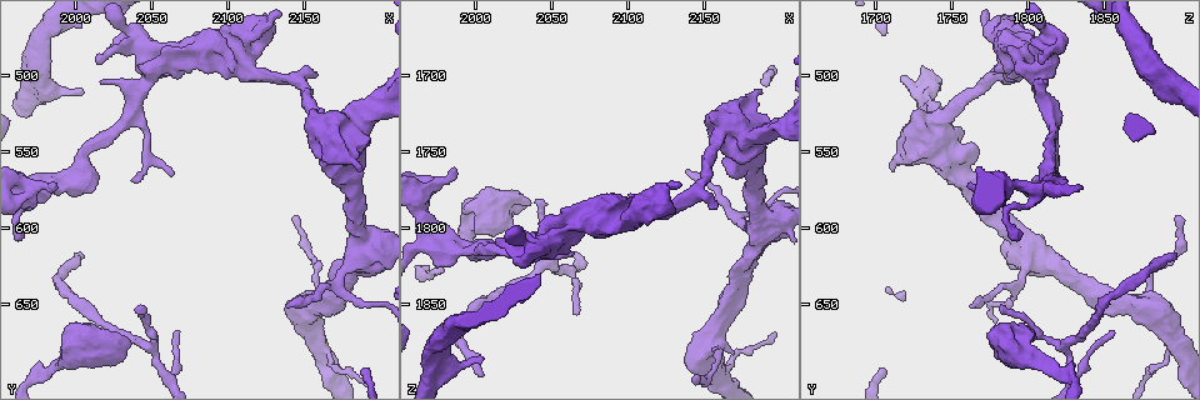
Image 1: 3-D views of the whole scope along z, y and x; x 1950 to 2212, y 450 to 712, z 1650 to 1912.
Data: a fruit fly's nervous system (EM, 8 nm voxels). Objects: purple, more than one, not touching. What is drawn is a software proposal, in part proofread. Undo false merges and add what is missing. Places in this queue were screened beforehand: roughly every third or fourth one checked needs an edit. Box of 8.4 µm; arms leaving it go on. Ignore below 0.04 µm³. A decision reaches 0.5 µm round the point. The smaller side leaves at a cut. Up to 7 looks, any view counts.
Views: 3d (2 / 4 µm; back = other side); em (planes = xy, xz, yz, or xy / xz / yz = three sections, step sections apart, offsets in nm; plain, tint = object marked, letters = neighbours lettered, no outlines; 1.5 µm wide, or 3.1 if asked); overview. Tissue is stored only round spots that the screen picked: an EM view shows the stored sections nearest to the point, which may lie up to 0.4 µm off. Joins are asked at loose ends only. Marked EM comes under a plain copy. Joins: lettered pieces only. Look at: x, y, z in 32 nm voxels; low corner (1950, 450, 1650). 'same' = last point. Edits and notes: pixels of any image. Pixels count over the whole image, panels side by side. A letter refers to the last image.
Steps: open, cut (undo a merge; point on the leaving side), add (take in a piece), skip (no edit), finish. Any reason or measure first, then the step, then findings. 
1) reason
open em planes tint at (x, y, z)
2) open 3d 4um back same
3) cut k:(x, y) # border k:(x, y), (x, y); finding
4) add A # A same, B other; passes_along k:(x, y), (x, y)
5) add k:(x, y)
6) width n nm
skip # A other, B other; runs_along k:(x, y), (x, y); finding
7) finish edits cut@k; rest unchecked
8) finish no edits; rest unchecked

open 3d 4um at (1978, 698, 1824)

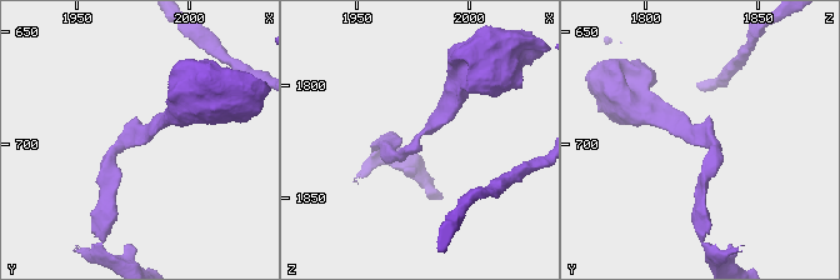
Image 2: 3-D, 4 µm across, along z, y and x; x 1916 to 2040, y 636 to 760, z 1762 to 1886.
open em planes tint at (1975, 698, 1824)

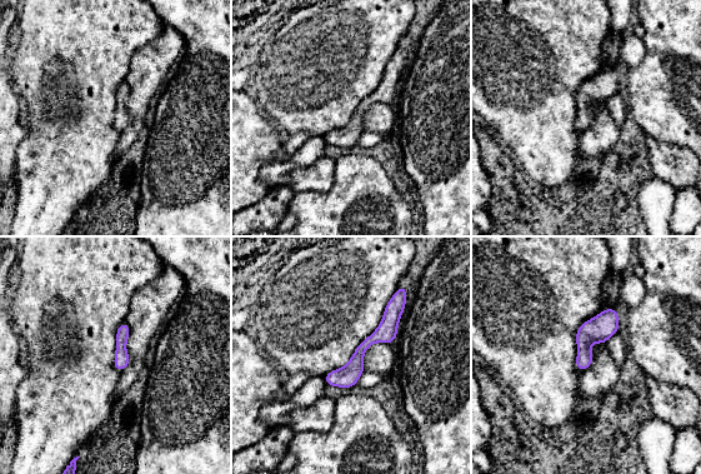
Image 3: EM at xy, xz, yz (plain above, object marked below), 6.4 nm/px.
open em planes letters same

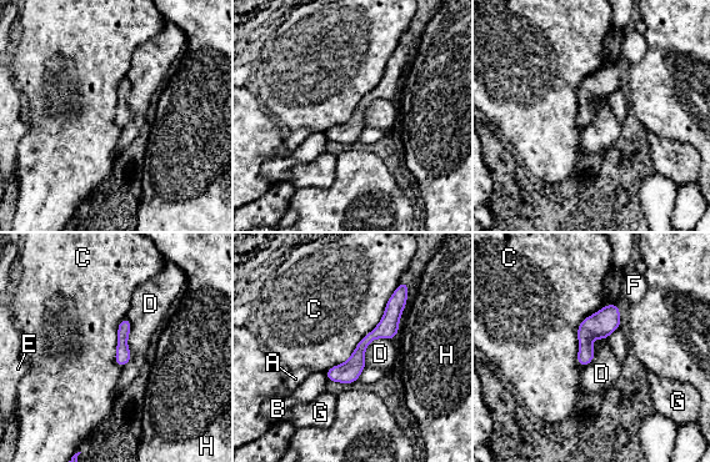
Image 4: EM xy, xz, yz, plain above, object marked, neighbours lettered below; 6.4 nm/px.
skip # A other, B other, C other, D other, E other, F other, G other, H other; runs_along 4:(396, 295), (391, 317), (331, 377); continuous, no second neuron

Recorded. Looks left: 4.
an open end
open em planes letters at (2006, 510, 1886)

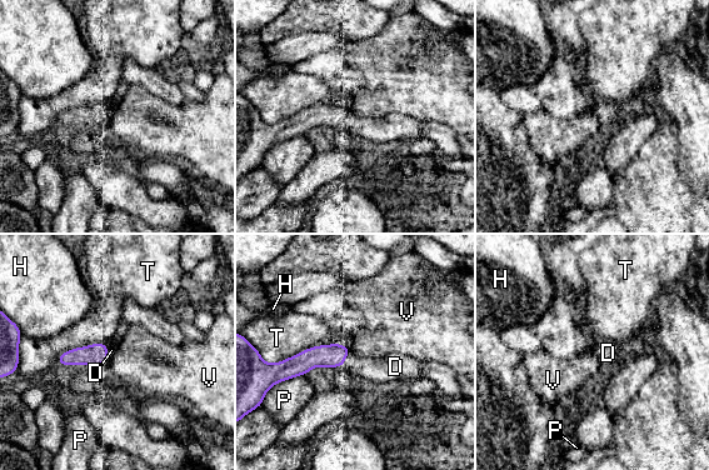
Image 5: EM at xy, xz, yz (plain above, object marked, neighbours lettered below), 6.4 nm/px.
longest_contact T 440 nm
add D # D same, H other, P other, T other, V other; it goes on there

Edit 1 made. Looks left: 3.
open overview

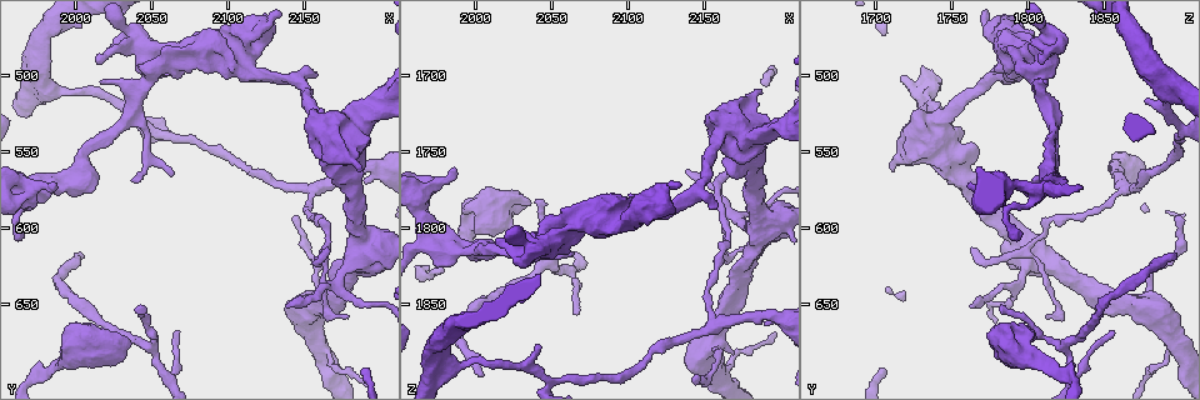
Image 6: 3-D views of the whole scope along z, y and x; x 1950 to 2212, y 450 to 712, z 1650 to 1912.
sharp bend
open 3d 2um at (2040, 480, 1814)

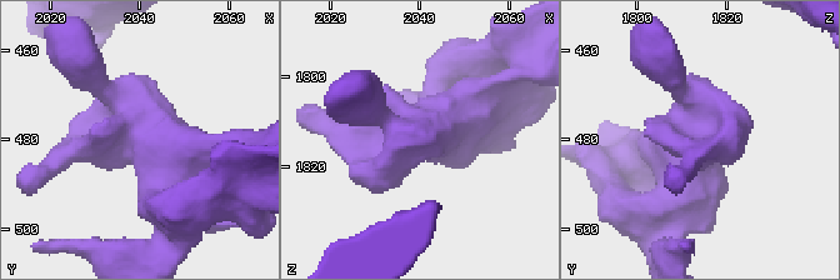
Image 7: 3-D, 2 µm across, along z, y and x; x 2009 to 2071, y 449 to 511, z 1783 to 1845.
open em planes letters at (2039, 480, 1814)

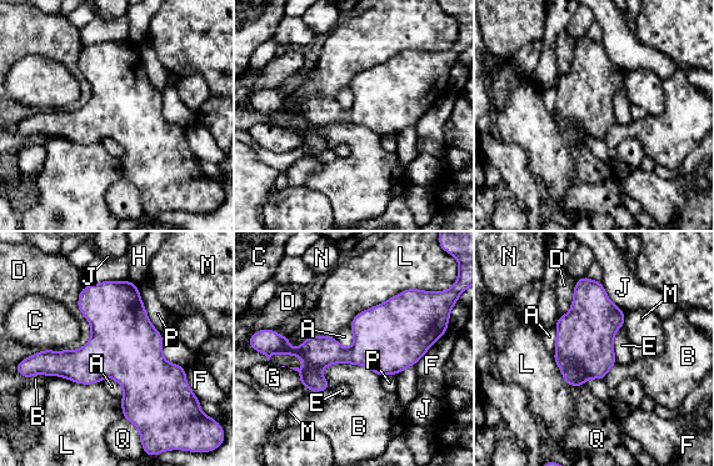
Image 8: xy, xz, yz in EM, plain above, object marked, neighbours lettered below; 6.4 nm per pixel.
width 170 nm
skip # A other, B other, C other, D other, E other, F other, G other, H other, J other, L other, M other, N other, P other, Q other; border 8:(350, 326), (353, 344), (344, 349); continuous, no second neuron

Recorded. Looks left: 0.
finish edits add@5; rest unchecked

